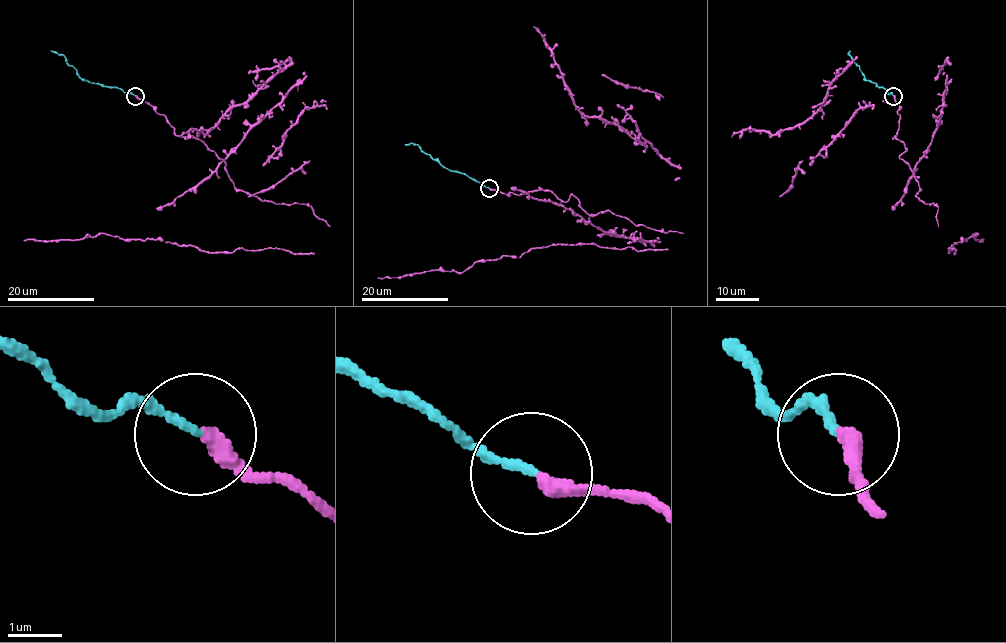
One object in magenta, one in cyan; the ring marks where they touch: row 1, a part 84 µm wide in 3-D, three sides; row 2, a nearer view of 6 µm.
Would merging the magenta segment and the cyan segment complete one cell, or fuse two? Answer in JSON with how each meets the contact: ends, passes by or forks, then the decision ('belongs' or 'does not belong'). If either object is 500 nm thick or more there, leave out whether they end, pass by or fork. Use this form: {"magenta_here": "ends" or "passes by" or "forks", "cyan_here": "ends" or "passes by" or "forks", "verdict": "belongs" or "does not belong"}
{"magenta_here": "ends", "cyan_here": "ends", "verdict": "belongs"}

